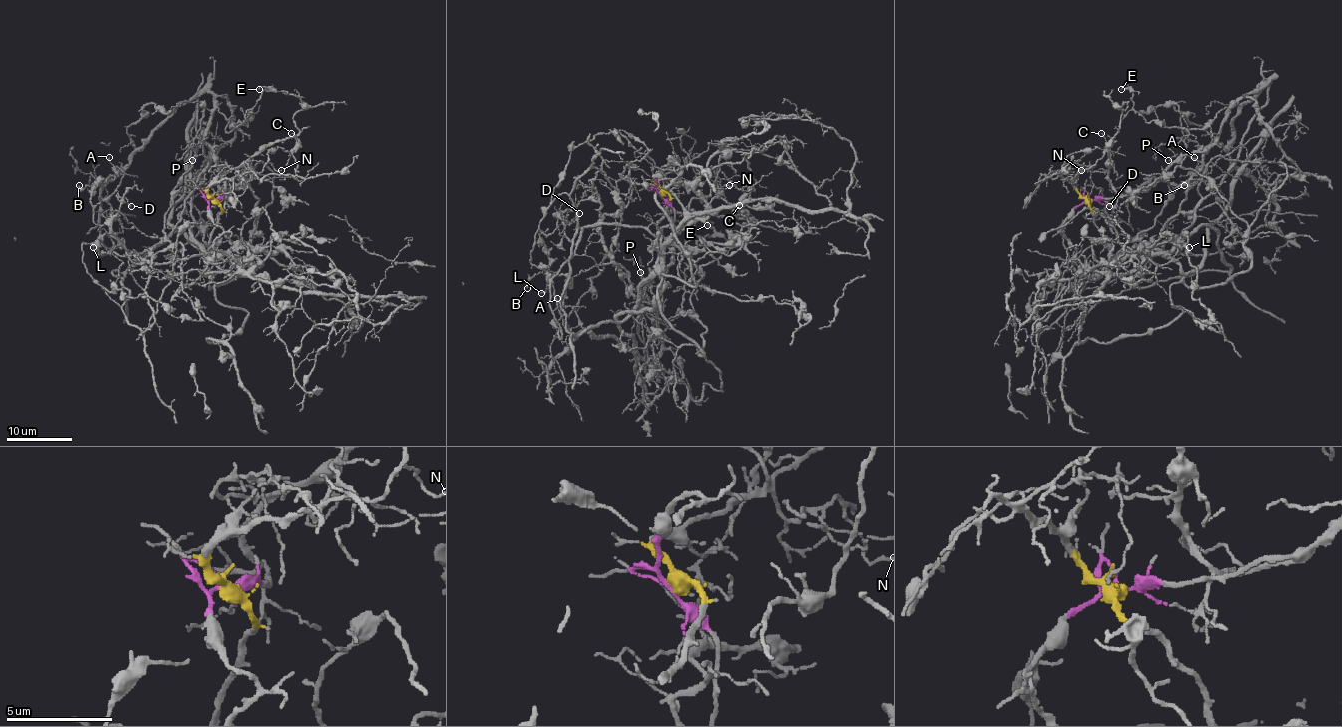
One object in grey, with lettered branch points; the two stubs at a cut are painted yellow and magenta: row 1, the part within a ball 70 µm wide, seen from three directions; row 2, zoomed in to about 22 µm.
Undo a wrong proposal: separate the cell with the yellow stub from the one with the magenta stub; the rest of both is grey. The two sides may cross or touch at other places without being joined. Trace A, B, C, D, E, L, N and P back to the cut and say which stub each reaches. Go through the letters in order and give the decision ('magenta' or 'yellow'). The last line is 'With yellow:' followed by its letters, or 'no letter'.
A: yellow
B: magenta
C: magenta
D: yellow
E: magenta
L: yellow
N: yellow
P: magenta
With yellow: A, D, L, N

